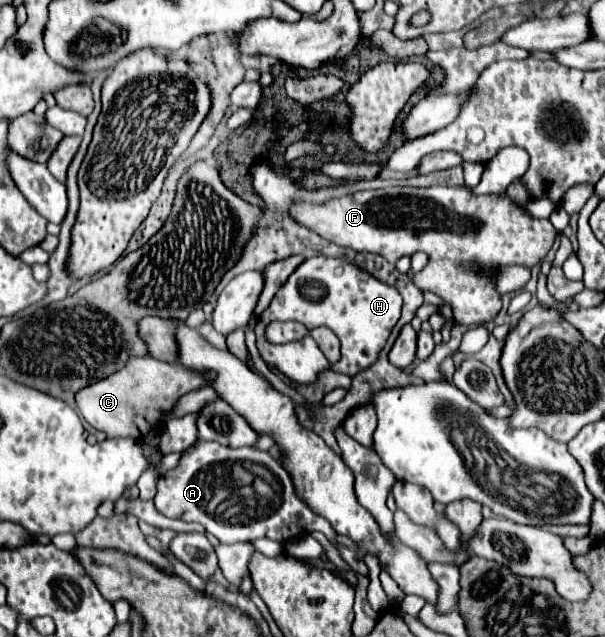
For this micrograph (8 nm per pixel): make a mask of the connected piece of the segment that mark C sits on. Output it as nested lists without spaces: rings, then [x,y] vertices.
[[[151,355],[133,357],[121,371],[109,375],[109,379],[77,391],[75,403],[81,417],[91,427],[107,433],[107,437],[135,437],[141,441],[151,429],[161,429],[163,411],[169,411],[181,395],[205,387],[205,381],[209,381],[207,375],[195,375],[177,363],[163,363]]]

